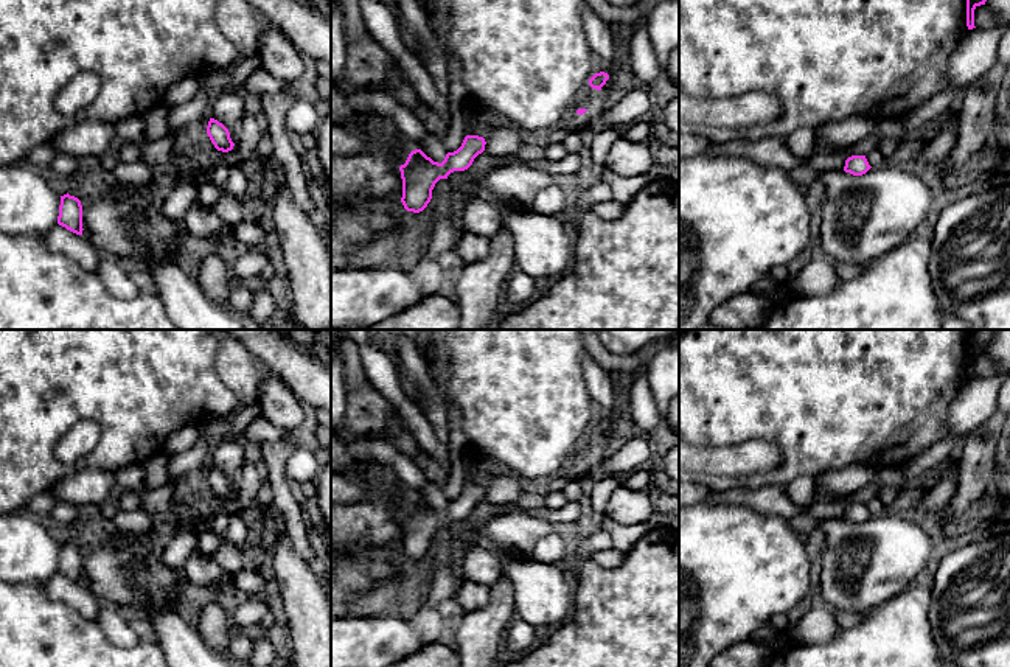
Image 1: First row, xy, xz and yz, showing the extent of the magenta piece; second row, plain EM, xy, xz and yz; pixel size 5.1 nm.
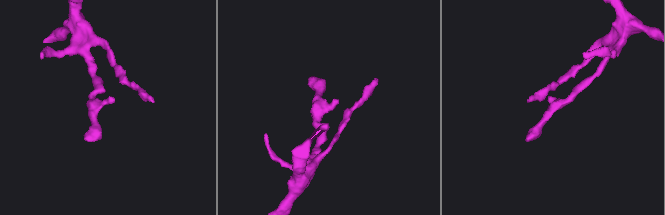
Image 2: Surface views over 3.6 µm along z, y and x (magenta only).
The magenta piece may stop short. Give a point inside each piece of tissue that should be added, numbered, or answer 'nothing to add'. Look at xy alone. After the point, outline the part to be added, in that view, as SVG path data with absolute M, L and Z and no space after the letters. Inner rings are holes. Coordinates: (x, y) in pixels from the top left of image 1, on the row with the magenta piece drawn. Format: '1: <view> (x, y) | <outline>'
nothing to add

